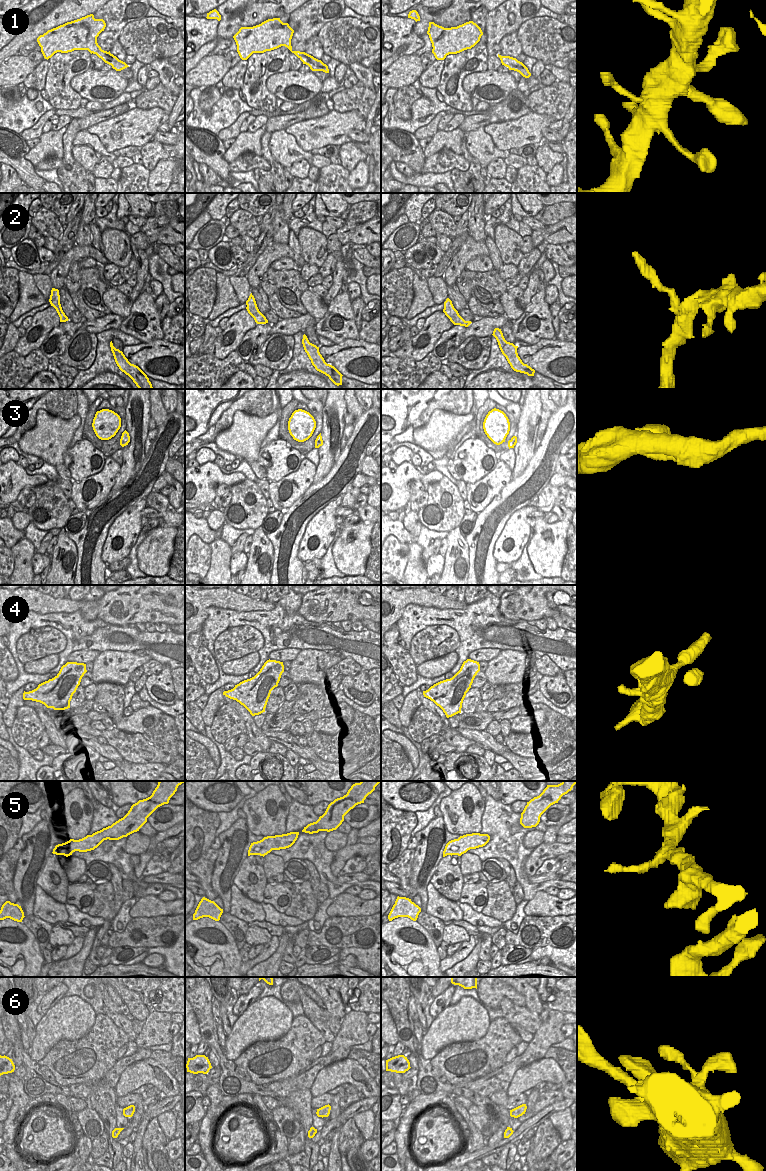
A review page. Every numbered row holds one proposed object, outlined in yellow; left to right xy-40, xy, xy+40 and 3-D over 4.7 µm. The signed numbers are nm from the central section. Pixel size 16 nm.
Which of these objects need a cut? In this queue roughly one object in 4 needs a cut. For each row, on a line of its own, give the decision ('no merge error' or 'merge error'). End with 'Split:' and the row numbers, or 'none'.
1: no merge error
2: merge error
3: no merge error
4: no merge error
5: no merge error
6: no merge error
Split: 2

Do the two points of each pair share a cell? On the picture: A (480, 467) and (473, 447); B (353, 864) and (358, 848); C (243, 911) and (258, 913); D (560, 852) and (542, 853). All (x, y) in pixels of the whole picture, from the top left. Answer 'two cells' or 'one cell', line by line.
A: one cell
B: two cells
C: one cell
D: one cell

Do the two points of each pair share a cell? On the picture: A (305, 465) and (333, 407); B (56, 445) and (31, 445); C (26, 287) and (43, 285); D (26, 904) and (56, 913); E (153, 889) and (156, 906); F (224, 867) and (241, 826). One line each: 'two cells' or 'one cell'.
A: two cells
B: one cell
C: two cells
D: two cells
E: two cells
F: one cell

